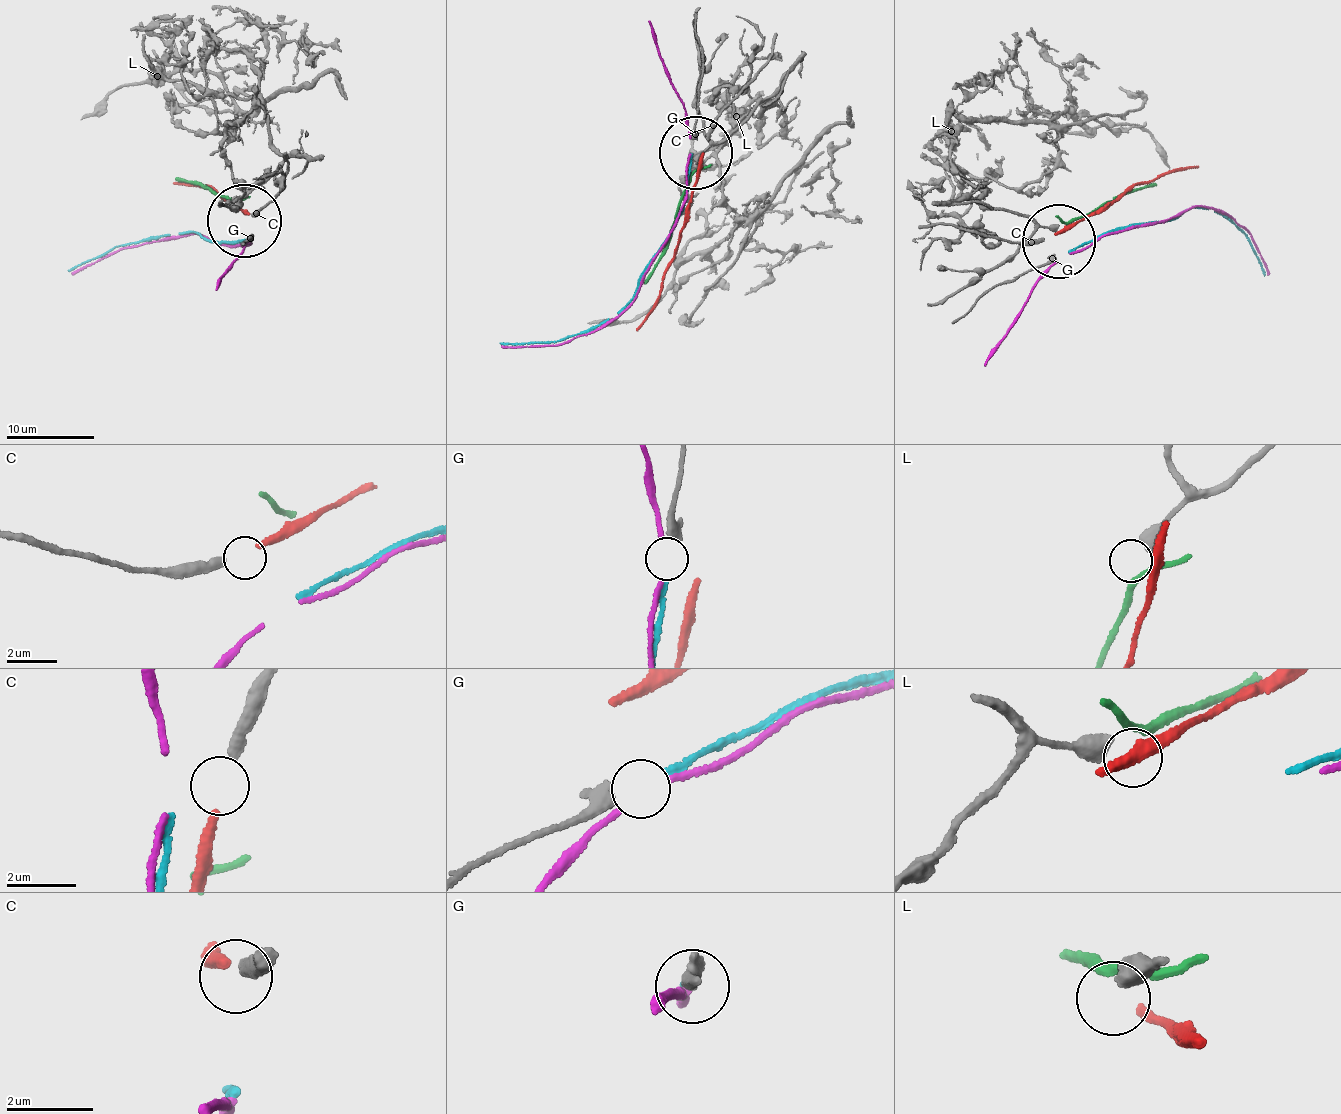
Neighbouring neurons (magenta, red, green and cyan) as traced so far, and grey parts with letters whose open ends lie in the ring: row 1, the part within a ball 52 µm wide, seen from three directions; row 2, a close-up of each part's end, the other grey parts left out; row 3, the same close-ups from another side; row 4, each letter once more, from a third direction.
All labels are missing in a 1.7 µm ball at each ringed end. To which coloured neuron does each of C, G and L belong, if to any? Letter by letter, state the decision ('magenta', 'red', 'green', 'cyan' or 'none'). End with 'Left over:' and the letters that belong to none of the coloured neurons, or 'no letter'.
C: red
G: cyan
L: none
Left over: L

